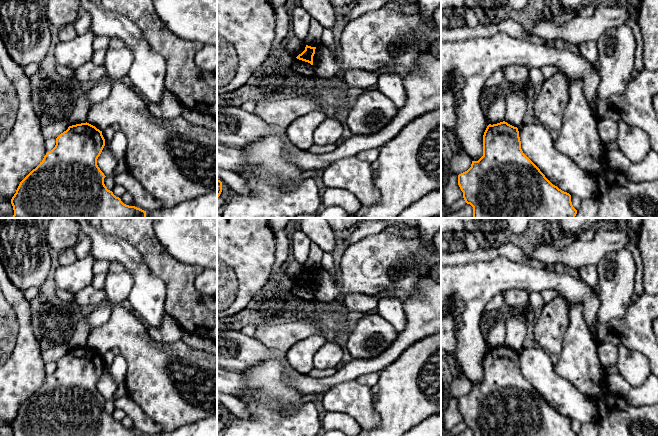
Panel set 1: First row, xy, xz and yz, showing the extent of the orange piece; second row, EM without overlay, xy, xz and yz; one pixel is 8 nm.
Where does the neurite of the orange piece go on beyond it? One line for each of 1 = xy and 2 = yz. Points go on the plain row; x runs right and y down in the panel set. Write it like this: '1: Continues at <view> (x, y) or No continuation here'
1: No continuation here
2: No continuation here

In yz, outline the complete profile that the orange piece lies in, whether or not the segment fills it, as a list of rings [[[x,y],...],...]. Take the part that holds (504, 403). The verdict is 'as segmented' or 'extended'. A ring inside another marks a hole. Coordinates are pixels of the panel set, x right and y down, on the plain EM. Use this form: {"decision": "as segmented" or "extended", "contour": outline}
{"decision": "as segmented", "contour": [[[505,345],[487,350],[483,359],[483,380],[478,385],[472,385],[471,391],[458,399],[458,409],[463,416],[465,426],[473,431],[473,436],[577,436],[572,429],[571,419],[553,409],[540,393],[523,377],[518,352]]]}

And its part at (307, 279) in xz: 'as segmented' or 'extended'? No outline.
as segmented

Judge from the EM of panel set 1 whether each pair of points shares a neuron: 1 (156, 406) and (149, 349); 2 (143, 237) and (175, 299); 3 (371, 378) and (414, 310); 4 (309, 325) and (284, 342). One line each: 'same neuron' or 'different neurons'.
1: same neuron
2: same neuron
3: different neurons
4: same neuron

